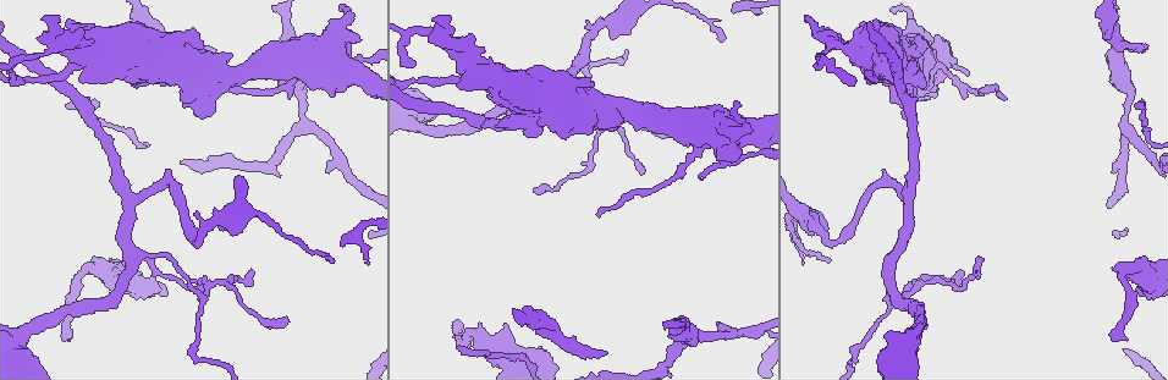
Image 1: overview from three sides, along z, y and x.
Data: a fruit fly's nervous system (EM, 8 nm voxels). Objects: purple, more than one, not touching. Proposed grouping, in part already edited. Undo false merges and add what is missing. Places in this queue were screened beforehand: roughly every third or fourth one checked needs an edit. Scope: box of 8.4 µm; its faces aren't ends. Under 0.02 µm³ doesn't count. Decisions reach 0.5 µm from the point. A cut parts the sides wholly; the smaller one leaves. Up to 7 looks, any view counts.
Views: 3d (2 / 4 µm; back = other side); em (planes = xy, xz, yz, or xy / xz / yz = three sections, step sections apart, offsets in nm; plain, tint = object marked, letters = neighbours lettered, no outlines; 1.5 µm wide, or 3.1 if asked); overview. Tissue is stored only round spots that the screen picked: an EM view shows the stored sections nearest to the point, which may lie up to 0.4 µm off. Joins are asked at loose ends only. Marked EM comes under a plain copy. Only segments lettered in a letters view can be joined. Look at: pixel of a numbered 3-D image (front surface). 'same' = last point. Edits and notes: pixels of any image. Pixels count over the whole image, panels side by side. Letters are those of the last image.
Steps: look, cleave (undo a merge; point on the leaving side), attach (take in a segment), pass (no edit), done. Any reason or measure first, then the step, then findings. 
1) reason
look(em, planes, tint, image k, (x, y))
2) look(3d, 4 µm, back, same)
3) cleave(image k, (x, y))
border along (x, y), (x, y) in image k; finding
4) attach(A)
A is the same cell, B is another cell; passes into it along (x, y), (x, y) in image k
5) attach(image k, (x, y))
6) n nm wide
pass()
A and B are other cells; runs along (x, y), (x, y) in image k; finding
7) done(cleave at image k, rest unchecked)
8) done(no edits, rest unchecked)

thick end
look(3d, 4 µm, back, image 1, (185, 99))

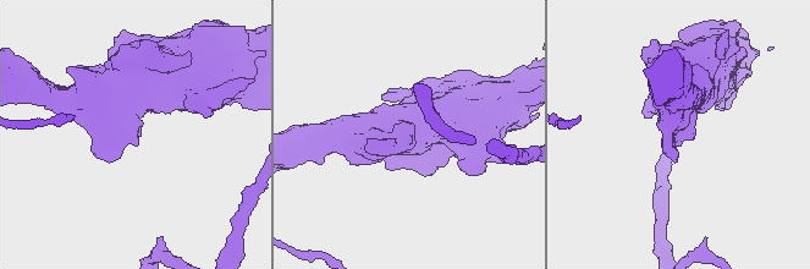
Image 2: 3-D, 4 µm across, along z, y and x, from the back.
now the EM
look(em, planes, tint, image 2, (674, 138))

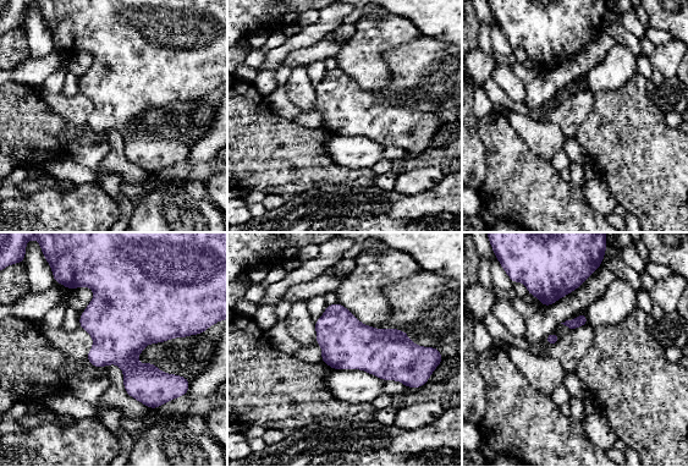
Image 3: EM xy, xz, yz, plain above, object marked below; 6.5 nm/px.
look(em, planes, letters, same)

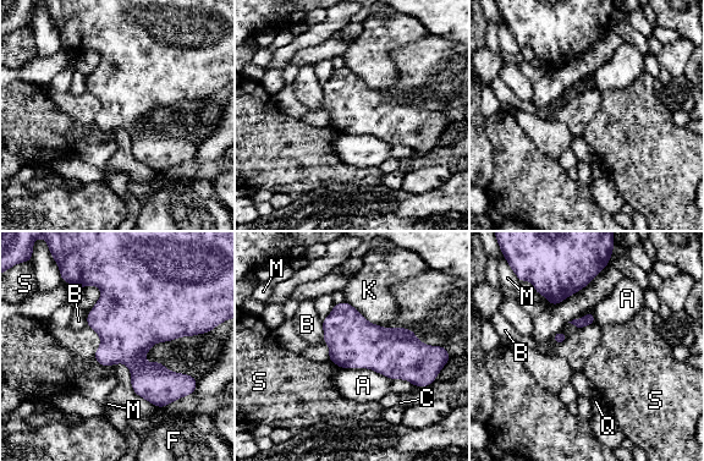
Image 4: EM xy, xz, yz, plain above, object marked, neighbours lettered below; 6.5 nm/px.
pass()
A, B, C, F, K, M, Q and S are other cells; border along (94, 357), (99, 363), (111, 366) in image 4; no lettered segment goes on from it

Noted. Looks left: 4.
thin end
look(3d, 2 µm, image 1, (963, 273))

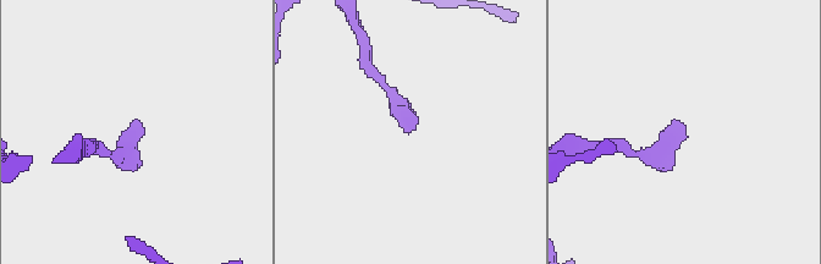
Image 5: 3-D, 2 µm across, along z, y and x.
now the EM
look(em, xy, step 4, letters, image 5, (415, 130))

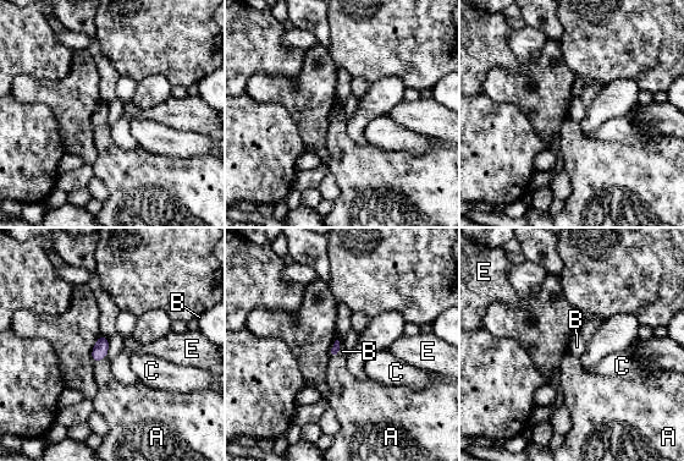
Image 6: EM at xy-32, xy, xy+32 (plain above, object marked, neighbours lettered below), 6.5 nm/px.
pass()
A, B, C and E are other cells; border along (337, 339), (340, 355) in image 6; no lettered segment goes on from it

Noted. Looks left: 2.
an open end
look(em, planes, tint, image 1, (604, 352))

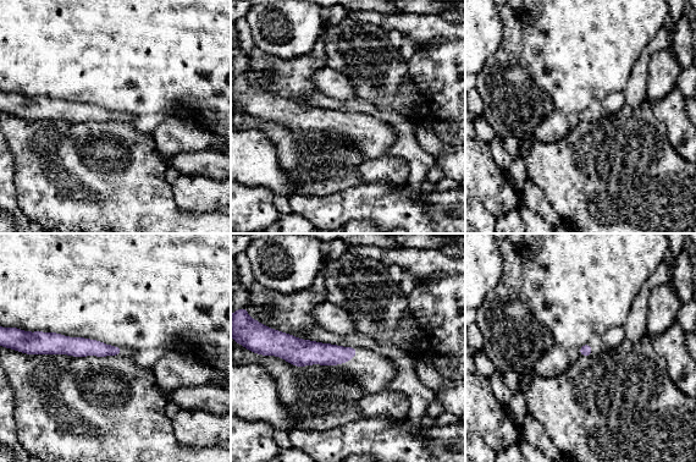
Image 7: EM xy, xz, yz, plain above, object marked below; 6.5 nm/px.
see the neighbours
look(em, planes, letters, same)

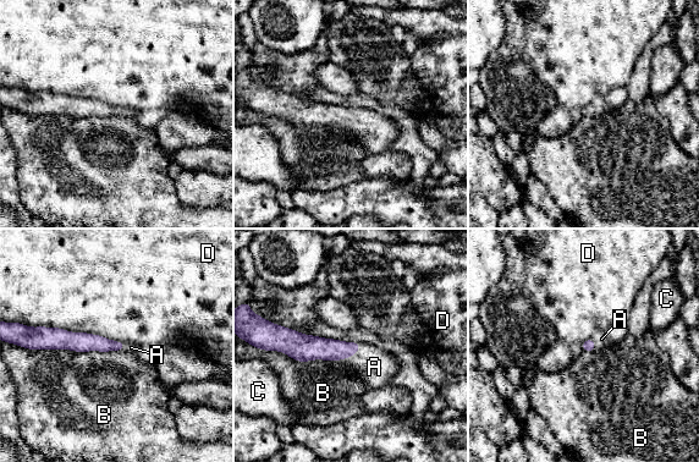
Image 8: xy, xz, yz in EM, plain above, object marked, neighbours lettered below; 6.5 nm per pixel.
attach(A)
A is the same cell, B, C and D are other cells; passes into it along (315, 347), (352, 355), (374, 367) in image 8; it goes on there

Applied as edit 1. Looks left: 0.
done(attach at image 8, rest unchecked)

